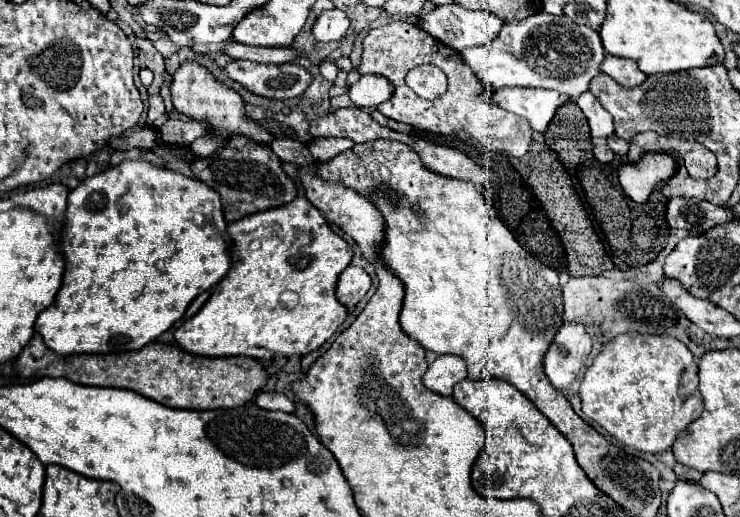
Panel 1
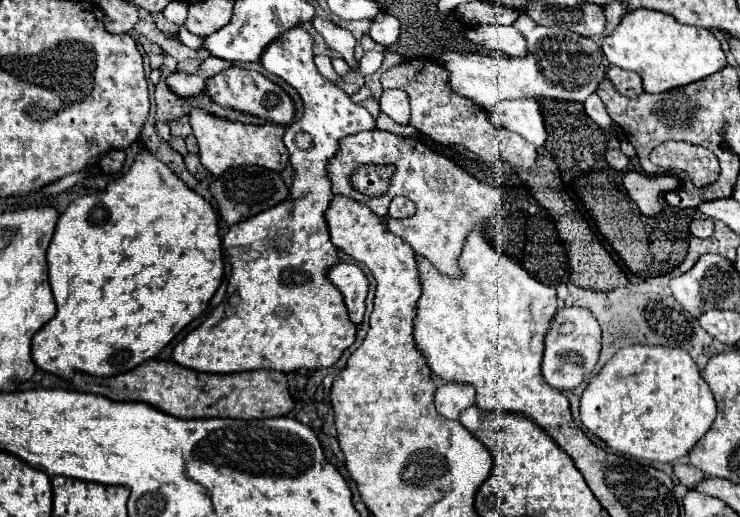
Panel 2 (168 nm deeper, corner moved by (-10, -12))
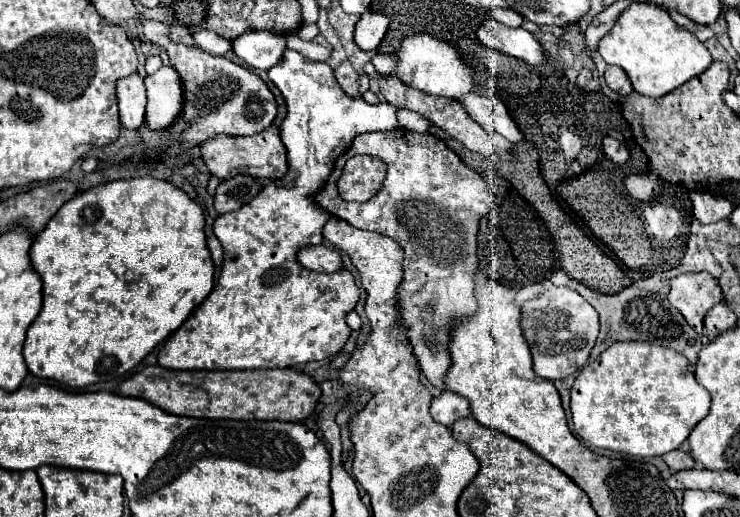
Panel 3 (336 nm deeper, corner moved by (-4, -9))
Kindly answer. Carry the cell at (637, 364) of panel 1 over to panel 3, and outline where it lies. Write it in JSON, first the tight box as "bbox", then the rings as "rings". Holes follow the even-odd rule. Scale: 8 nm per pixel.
{"bbox":[572,341,710,457],"rings":[[[644,341],[616,342],[600,353],[600,357],[588,363],[572,385],[572,423],[580,439],[596,449],[610,449],[634,457],[654,457],[678,449],[690,435],[690,431],[710,411],[710,393],[700,387],[694,373],[674,349]]]}

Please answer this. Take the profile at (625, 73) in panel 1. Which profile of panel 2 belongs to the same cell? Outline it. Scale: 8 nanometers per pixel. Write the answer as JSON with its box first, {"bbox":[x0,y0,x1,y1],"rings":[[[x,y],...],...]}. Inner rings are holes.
{"bbox":[606,66,644,98],"rings":[[[610,66],[606,76],[612,80],[612,84],[616,86],[616,90],[622,94],[622,96],[628,96],[628,98],[636,98],[644,92],[642,88],[642,78],[636,74],[636,72],[628,72],[628,70],[620,70],[616,66]]]}

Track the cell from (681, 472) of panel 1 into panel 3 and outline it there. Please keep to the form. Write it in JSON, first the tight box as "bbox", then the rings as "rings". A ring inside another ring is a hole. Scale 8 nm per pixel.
{"bbox":[662,451,696,473],"rings":[[[672,451],[672,453],[666,453],[662,457],[666,461],[666,465],[676,473],[676,471],[684,471],[684,469],[692,469],[696,467],[696,461],[692,459],[690,453],[684,453],[684,451]]]}

